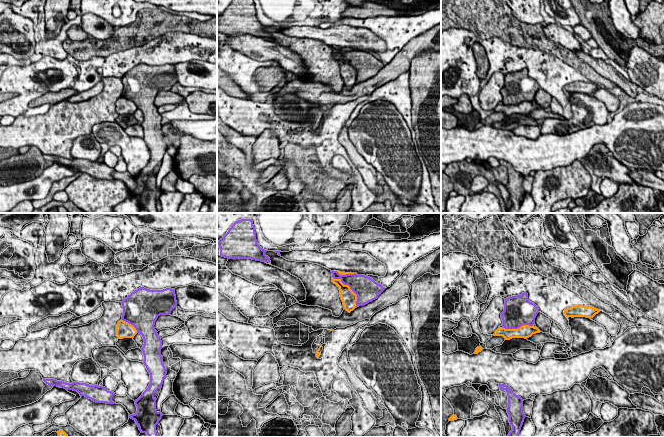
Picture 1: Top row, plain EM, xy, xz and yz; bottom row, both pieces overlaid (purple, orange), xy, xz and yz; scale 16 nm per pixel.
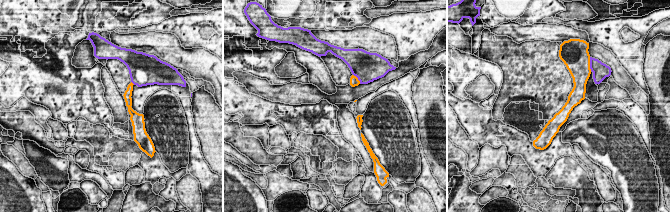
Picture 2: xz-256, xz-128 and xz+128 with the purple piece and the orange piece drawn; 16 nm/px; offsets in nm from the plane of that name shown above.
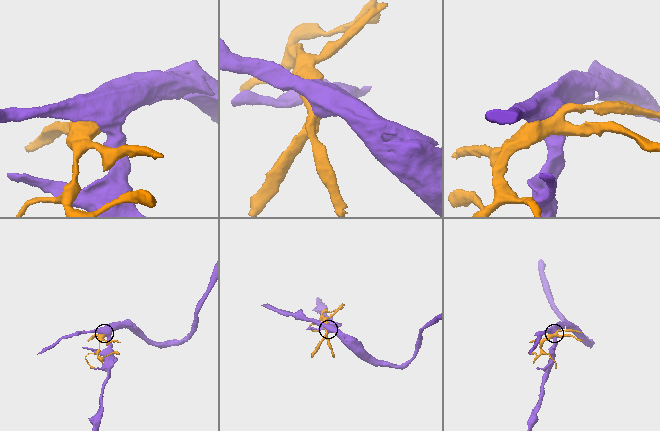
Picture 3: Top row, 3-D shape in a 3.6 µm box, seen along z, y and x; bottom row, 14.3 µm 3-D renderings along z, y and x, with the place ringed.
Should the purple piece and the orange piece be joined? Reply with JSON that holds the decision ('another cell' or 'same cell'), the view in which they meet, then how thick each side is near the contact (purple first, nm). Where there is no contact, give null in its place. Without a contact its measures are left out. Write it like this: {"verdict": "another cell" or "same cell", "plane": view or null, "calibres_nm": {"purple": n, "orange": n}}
{"verdict": "another cell", "plane": "xz", "calibres_nm": {"purple": 360, "orange": 240}}

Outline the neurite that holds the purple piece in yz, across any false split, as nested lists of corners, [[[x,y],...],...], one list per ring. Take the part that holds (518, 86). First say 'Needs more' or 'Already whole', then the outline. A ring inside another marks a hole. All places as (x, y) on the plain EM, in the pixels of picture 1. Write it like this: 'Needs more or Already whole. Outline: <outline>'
Already whole. Outline: [[[526,68],[508,73],[501,89],[502,102],[505,105],[518,105],[523,101],[533,102],[538,89],[538,83],[528,76]]]

